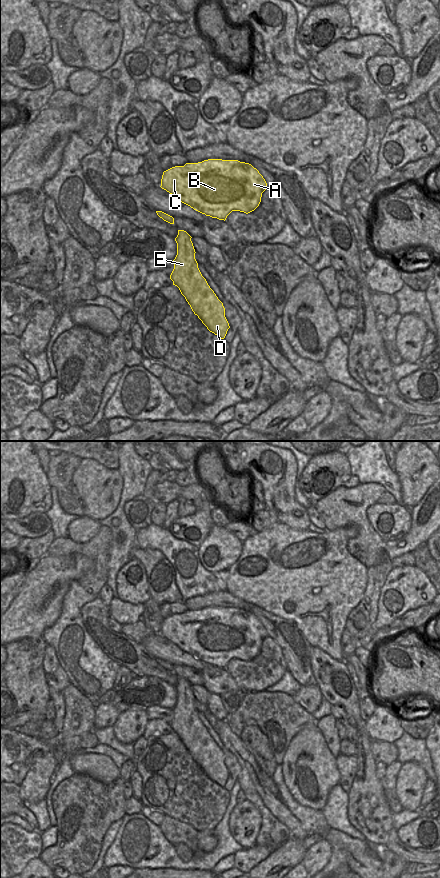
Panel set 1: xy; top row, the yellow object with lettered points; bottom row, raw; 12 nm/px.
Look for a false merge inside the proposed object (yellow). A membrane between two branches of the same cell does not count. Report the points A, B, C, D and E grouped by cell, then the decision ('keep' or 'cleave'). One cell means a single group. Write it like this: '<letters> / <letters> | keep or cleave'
A B C D E | keep

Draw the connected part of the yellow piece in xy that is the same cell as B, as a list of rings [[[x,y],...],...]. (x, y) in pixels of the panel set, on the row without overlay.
[[[208,607],[164,619],[160,635],[194,658],[225,669],[232,659],[254,659],[267,631],[249,611]]]

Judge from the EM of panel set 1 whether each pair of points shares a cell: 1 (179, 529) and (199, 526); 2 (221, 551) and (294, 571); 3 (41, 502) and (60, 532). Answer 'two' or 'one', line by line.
1: one
2: two
3: two

